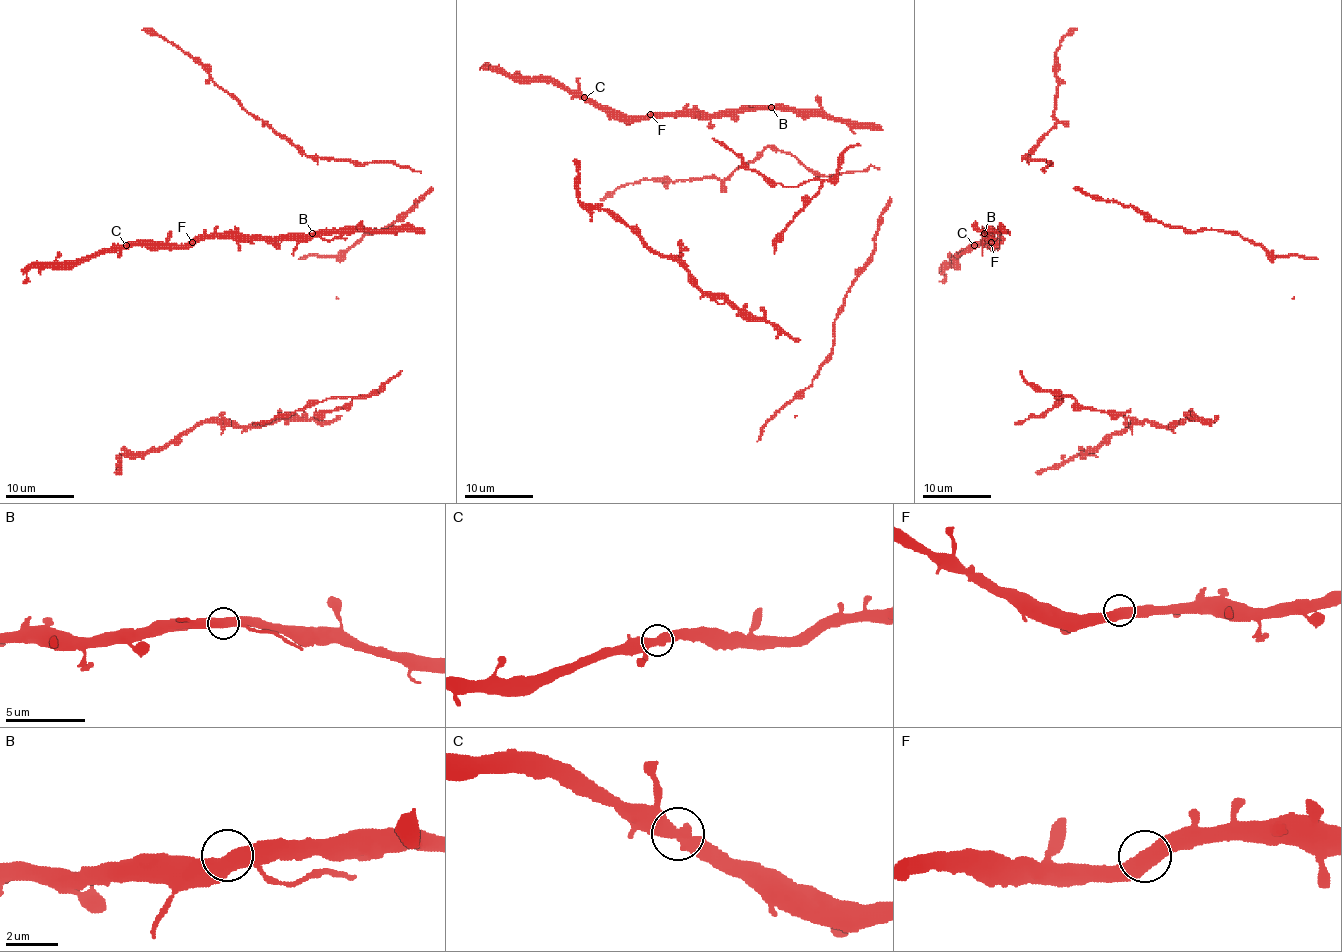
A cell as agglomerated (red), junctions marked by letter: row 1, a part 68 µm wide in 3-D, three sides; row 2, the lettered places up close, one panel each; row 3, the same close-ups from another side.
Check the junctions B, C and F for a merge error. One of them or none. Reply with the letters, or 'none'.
none

